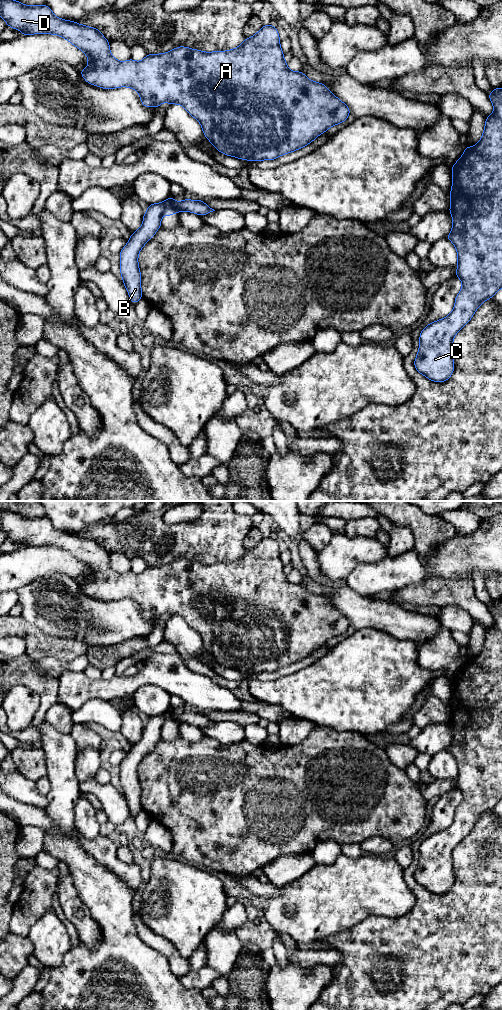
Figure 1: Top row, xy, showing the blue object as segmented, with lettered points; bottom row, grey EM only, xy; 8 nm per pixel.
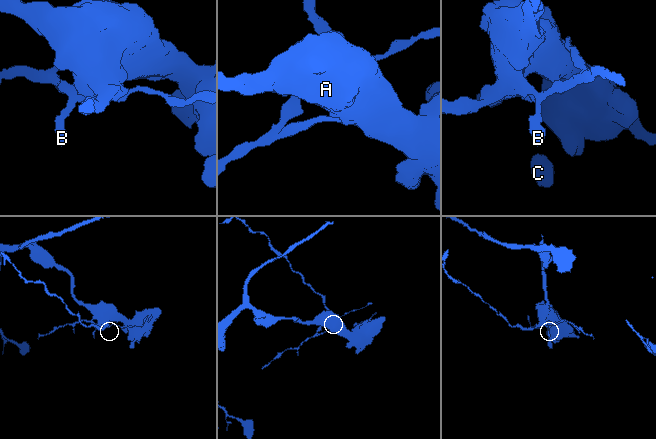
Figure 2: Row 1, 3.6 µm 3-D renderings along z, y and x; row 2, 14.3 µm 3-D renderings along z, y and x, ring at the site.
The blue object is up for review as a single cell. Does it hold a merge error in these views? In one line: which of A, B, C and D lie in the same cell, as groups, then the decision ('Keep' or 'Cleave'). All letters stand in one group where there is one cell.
Groups: A C D / B. Cleave

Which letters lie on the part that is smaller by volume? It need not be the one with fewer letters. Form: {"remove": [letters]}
{"remove": ["B"]}

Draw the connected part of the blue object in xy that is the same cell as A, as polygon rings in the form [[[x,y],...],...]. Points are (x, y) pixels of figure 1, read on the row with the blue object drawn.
[[[0,0],[0,16],[7,26],[21,29],[21,36],[55,34],[83,51],[88,57],[88,67],[79,74],[89,84],[104,89],[130,87],[139,93],[145,107],[157,108],[164,102],[180,104],[200,122],[204,136],[215,149],[227,156],[249,161],[274,160],[310,144],[330,127],[346,121],[350,115],[349,107],[324,84],[309,80],[302,71],[288,69],[278,30],[271,24],[264,25],[253,37],[245,38],[239,47],[229,51],[202,52],[180,46],[163,54],[148,54],[139,62],[132,58],[121,62],[111,55],[109,41],[99,29],[57,18],[45,4],[29,6],[16,0]]]

